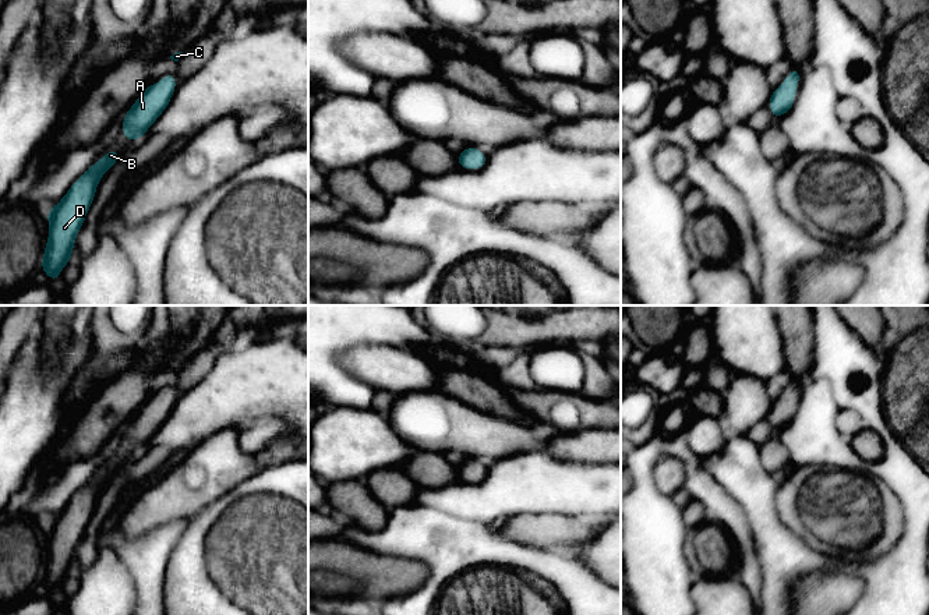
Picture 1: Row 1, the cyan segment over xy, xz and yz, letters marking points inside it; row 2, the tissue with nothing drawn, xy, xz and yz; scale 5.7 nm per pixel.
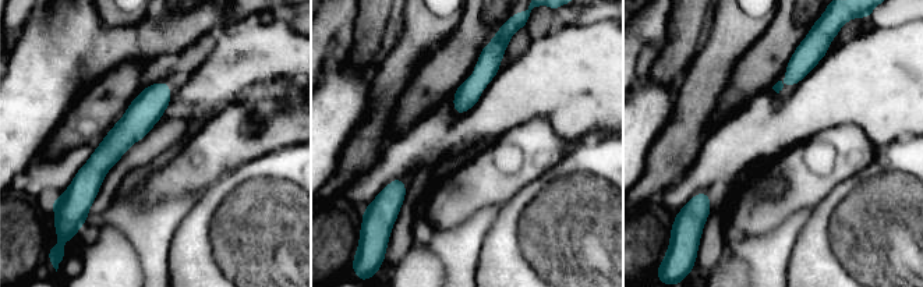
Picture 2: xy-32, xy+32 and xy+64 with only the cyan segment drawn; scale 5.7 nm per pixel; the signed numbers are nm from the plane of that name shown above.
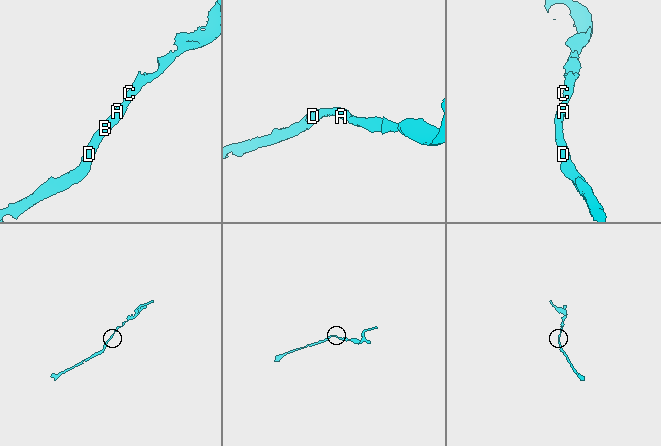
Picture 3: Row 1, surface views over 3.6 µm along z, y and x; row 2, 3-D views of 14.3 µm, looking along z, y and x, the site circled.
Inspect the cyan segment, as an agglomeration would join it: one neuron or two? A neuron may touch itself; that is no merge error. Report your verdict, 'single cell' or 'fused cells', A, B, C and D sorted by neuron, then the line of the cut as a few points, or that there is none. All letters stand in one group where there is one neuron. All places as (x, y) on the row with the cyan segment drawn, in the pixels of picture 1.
single cell; A B C D; no cut

